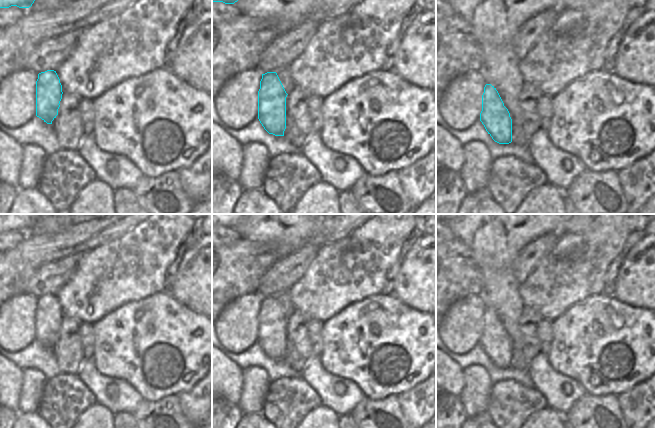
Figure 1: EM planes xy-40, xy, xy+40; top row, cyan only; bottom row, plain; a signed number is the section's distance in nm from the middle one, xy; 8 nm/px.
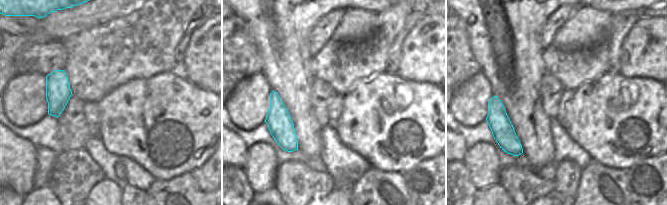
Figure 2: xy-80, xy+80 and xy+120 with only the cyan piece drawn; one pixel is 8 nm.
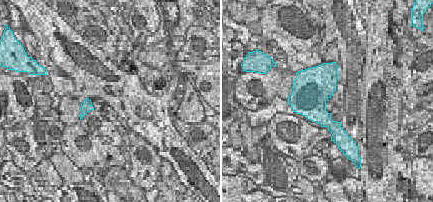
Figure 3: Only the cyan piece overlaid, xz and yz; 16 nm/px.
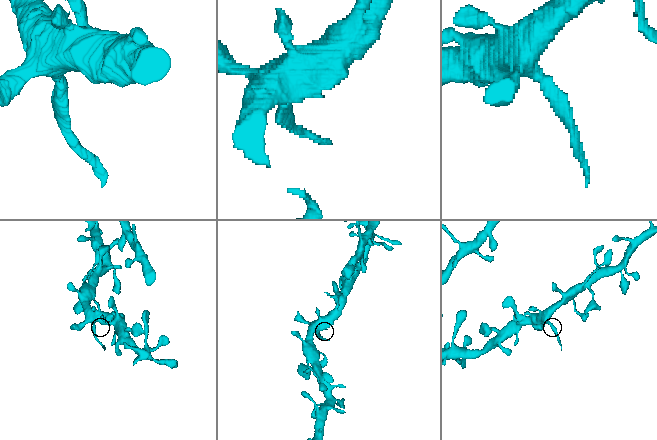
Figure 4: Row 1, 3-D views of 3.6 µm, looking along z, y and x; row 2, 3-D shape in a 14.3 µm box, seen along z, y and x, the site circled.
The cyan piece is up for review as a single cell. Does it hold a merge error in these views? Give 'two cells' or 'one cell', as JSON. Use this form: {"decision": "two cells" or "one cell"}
{"decision": "two cells"}

